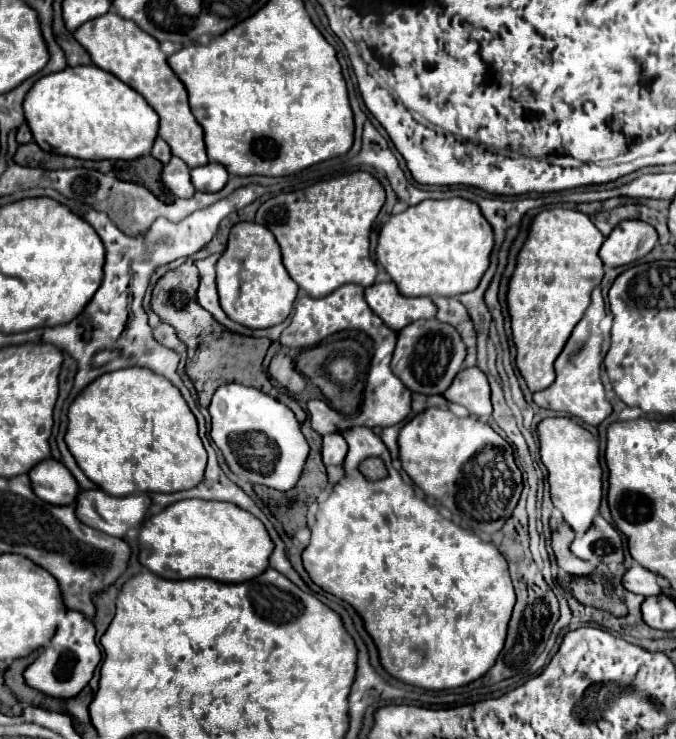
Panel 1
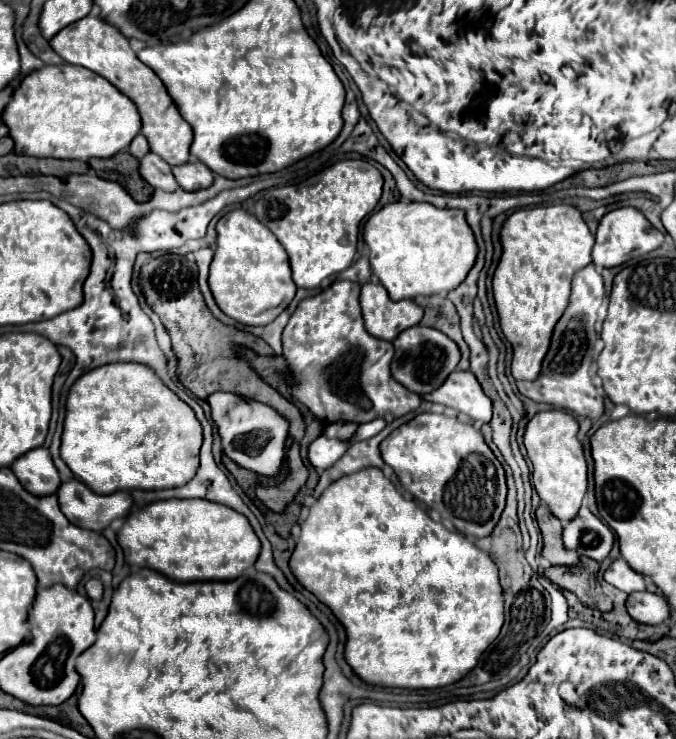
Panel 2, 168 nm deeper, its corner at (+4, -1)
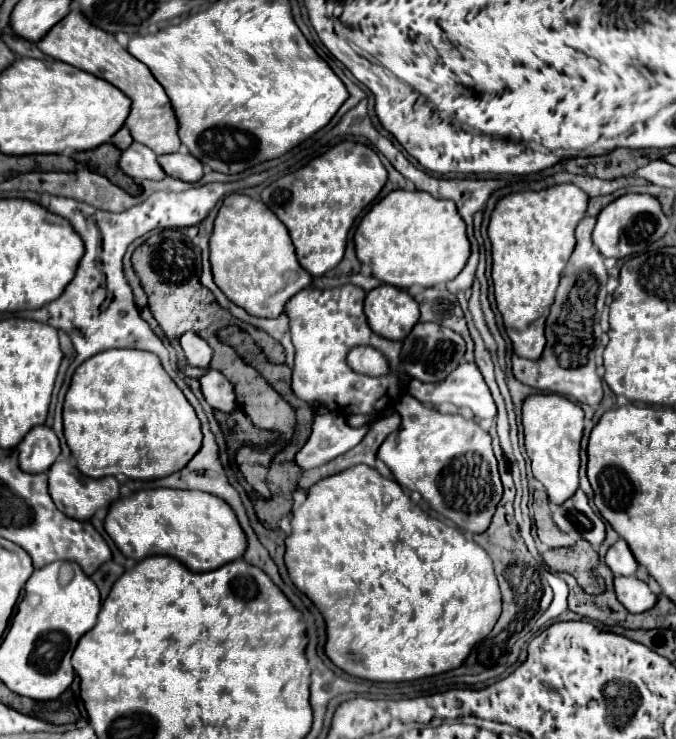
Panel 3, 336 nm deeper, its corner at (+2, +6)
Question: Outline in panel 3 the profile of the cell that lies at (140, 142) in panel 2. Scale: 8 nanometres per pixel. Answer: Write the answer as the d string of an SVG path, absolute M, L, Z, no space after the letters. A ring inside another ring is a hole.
M122 126L120 128L120 132L116 134L116 136L112 136L112 142L120 148L120 150L126 150L134 140L132 140L132 136L130 136L130 130L128 130L128 126Z

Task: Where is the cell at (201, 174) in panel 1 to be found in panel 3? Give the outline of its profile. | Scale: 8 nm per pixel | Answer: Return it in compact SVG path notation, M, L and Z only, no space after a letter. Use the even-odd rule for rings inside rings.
M166 154L160 156L160 166L168 176L174 176L184 182L198 182L204 176L204 166L192 154Z

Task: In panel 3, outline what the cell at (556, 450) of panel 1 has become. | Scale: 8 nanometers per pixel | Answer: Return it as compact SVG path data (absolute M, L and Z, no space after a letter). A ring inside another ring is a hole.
M536 394L528 396L522 406L524 446L532 460L532 474L540 480L548 492L552 504L564 504L580 488L580 440L582 440L584 412L578 404L558 394Z

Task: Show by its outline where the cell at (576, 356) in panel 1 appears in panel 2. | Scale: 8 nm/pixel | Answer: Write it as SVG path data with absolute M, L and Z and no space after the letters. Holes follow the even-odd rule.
M594 263L576 271L576 275L572 279L572 291L570 291L568 307L554 327L550 349L544 357L542 371L540 371L538 379L516 383L518 391L524 397L528 397L536 403L554 405L556 409L570 411L572 415L588 417L592 421L600 419L600 415L604 413L604 401L590 381L588 367L592 363L594 343L596 343L596 337L598 337L596 331L594 331L594 321L596 321L598 307L602 305L602 297L604 297L604 283L602 283L602 275L596 271Z

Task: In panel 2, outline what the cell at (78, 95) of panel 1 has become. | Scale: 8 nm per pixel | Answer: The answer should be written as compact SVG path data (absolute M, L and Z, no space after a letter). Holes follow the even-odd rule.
M44 65L42 69L28 73L14 89L10 103L2 113L2 121L14 141L14 153L81 161L92 157L112 157L114 153L126 149L130 145L128 141L140 133L142 125L136 105L126 95L120 95L120 91L116 91L116 87L112 87L104 77L76 65Z

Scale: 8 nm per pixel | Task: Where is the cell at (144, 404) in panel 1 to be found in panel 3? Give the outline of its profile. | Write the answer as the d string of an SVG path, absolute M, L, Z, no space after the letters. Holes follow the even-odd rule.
M110 350L92 356L74 376L64 402L64 436L84 476L94 480L102 476L124 474L132 480L154 480L170 476L184 468L202 446L200 420L172 378L152 352Z

